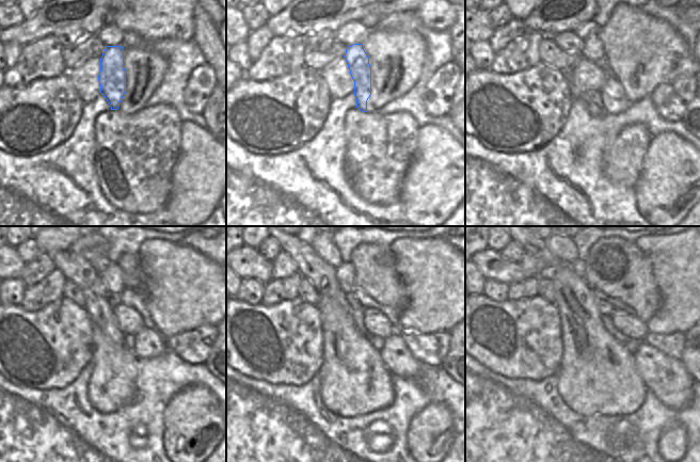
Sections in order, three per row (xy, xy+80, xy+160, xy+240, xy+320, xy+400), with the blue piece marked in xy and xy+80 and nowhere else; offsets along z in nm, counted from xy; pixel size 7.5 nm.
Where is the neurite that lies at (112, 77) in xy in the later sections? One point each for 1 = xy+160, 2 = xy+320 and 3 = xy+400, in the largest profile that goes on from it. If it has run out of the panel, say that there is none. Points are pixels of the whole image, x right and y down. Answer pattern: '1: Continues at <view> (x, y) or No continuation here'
1: Continues at xy+160 (592, 50)
2: Continues at xy+320 (346, 275)
3: Continues at xy+400 (582, 274)

